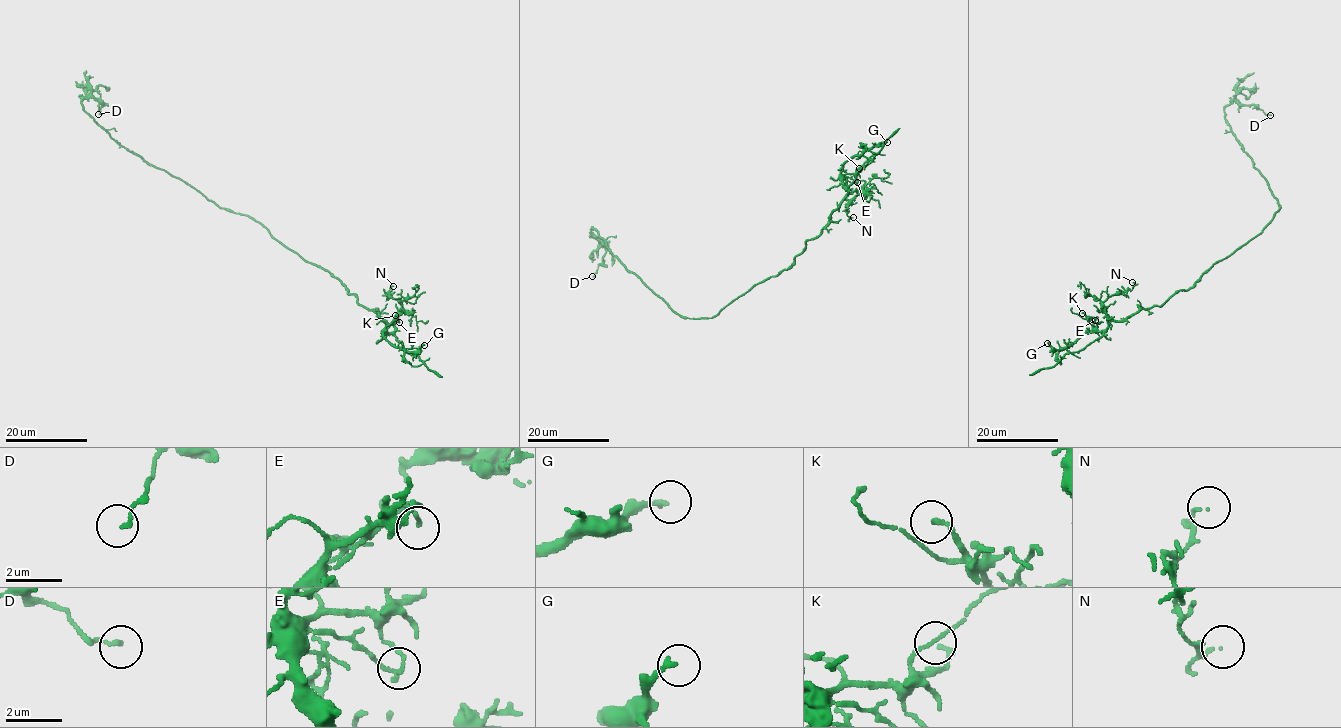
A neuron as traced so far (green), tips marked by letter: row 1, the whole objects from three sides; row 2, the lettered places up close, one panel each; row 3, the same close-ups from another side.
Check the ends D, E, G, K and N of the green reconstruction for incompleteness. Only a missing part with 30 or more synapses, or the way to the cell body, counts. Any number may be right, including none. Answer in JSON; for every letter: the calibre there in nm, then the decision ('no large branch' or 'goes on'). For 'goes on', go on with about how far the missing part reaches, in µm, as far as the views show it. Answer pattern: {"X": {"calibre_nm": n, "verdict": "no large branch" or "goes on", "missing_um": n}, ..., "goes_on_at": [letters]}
{"D": {"calibre_nm": 140, "verdict": "no large branch"}, "E": {"calibre_nm": 120, "verdict": "no large branch"}, "G": {"calibre_nm": 180, "verdict": "no large branch"}, "K": {"calibre_nm": 150, "verdict": "no large branch"}, "N": {"calibre_nm": 110, "verdict": "no large branch"}, "goes_on_at": []}

